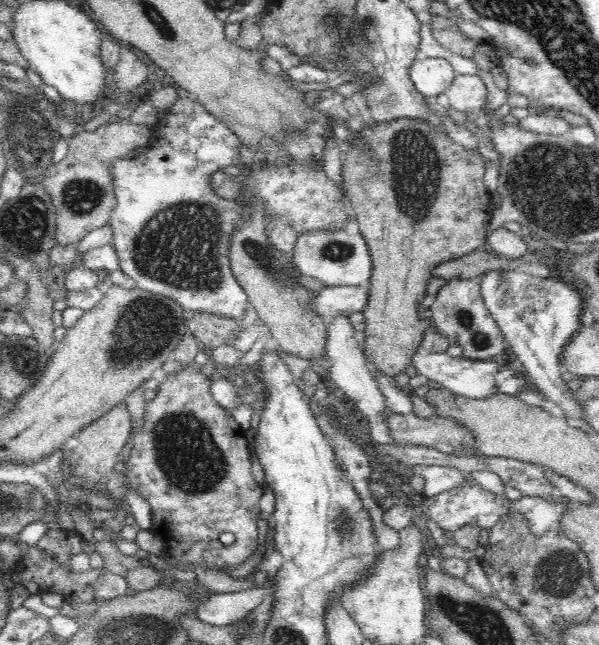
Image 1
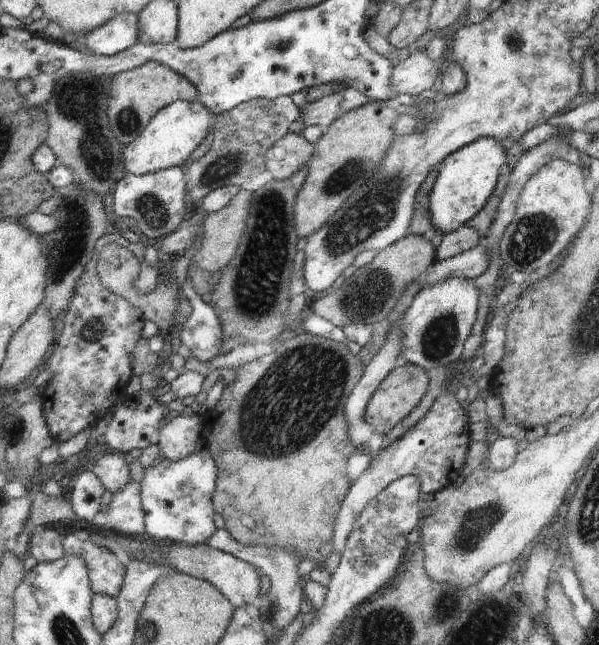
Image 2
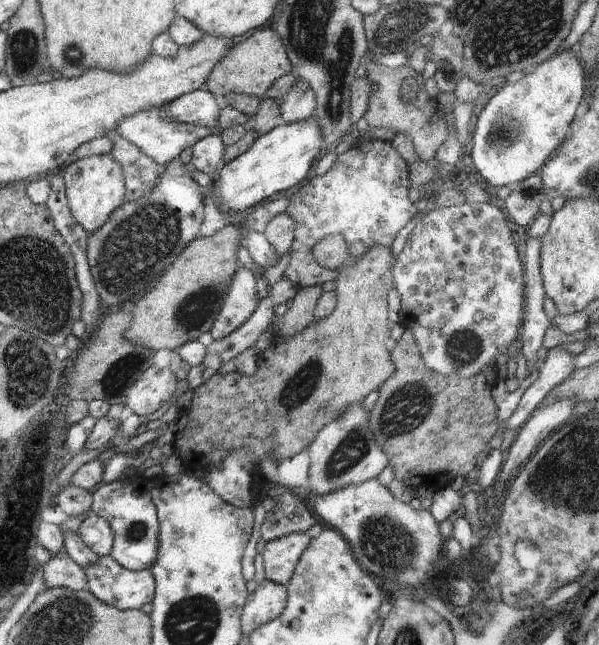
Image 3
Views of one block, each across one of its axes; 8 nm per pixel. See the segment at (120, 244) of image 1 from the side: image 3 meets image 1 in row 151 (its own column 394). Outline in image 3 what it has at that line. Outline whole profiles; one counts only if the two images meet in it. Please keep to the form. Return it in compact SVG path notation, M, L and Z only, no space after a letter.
M380 138L364 141L353 146L348 152L337 156L332 168L322 176L313 177L308 184L304 184L298 192L291 196L290 204L285 213L294 218L296 230L294 231L293 251L290 252L290 262L283 274L290 280L292 286L299 288L321 286L328 280L336 280L338 270L322 268L314 255L315 245L324 236L342 234L345 238L350 258L362 258L370 248L376 245L390 247L396 234L414 218L421 205L410 202L409 194L409 163L400 155L392 145L390 138Z

